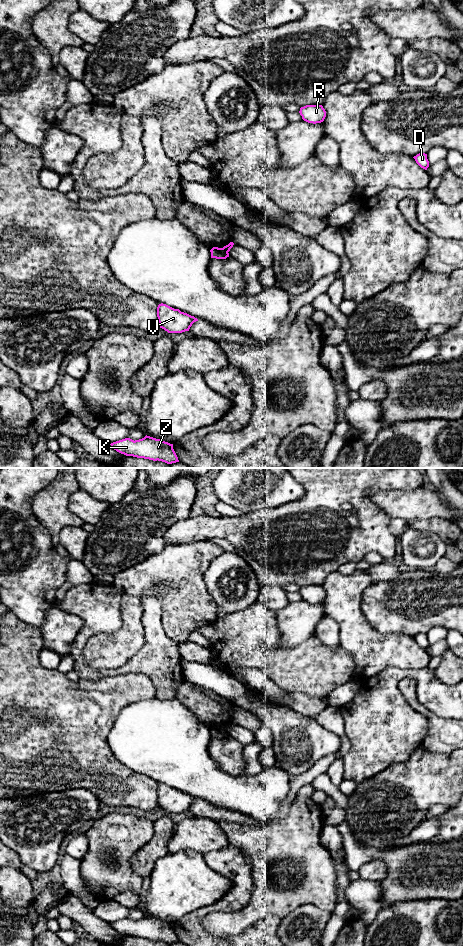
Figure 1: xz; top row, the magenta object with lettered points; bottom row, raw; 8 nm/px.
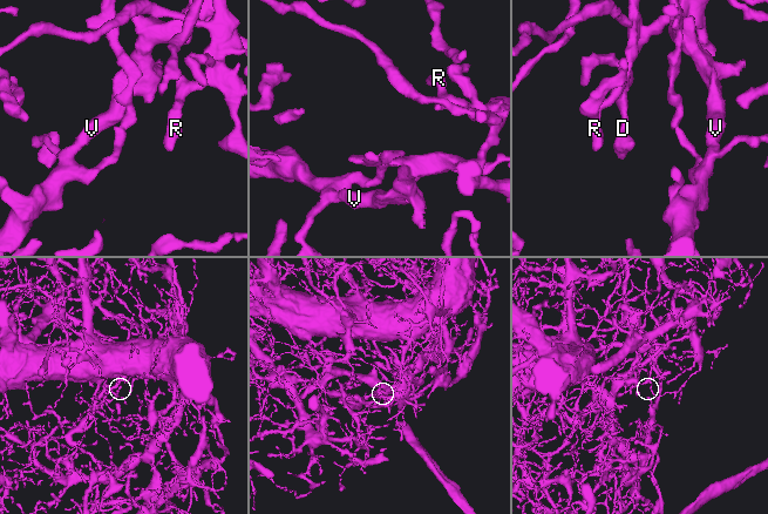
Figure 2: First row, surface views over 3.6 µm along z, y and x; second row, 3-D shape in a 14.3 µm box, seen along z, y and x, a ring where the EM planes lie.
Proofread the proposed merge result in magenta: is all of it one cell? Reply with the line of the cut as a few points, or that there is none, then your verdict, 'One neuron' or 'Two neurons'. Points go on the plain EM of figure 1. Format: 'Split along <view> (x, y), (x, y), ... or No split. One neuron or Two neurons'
Split along xz (221, 728), (227, 732). Two neurons

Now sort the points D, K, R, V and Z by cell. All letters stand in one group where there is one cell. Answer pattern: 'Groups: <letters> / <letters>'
Groups: D K R Z / V

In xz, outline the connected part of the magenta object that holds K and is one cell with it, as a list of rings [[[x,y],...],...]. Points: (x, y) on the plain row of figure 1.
[[[145,916],[139,920],[125,918],[110,924],[117,932],[126,936],[162,941],[167,944],[179,942],[173,924]]]

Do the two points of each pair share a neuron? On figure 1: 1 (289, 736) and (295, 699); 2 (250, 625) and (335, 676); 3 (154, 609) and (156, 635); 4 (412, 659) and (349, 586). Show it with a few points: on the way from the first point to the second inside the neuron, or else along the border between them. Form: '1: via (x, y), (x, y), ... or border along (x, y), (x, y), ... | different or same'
1: border along (288, 706), (301, 714), (314, 718) | different
2: via (263, 649), (278, 664), (286, 668), (311, 669) | same
3: via (154, 615), (154, 629) | same
4: via (389, 651), (384, 651), (348, 615), (348, 609) | same

